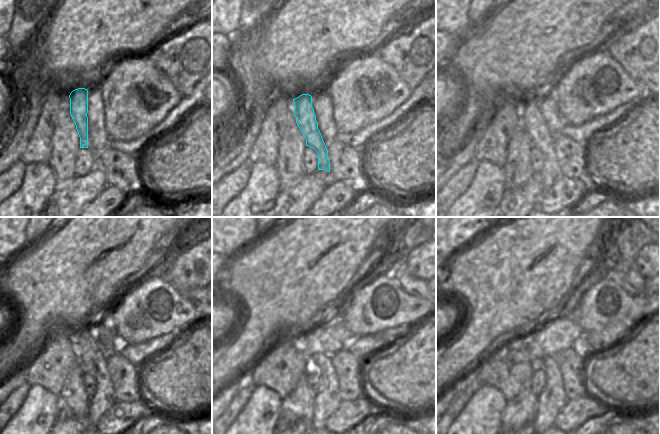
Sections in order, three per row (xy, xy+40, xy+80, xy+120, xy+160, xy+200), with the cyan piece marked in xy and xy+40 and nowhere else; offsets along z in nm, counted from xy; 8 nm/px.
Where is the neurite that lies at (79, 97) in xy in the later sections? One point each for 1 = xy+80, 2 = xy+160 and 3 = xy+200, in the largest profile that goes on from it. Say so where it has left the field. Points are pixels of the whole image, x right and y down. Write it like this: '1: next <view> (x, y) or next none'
1: next xy+80 (533, 123)
2: next xy+160 (326, 402)
3: next xy+200 (552, 399)

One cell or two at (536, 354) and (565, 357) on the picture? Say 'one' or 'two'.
two

